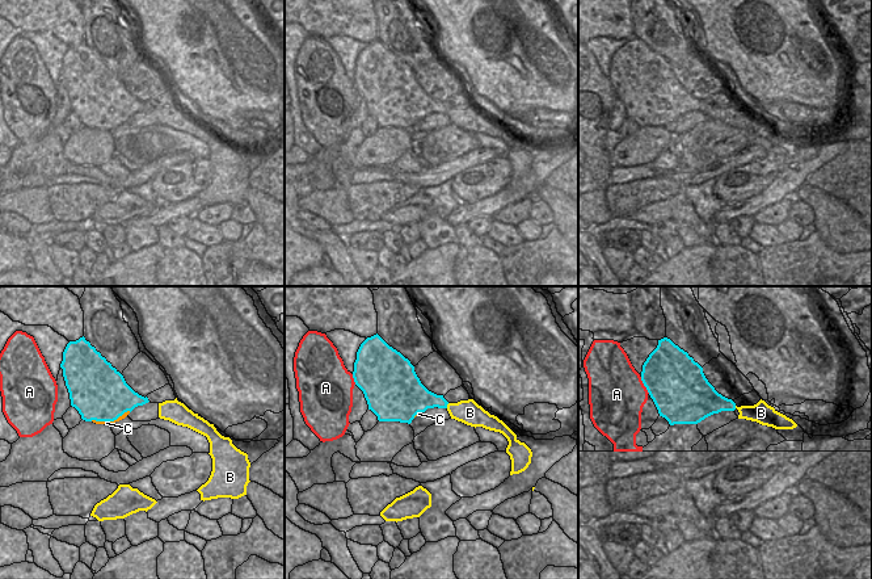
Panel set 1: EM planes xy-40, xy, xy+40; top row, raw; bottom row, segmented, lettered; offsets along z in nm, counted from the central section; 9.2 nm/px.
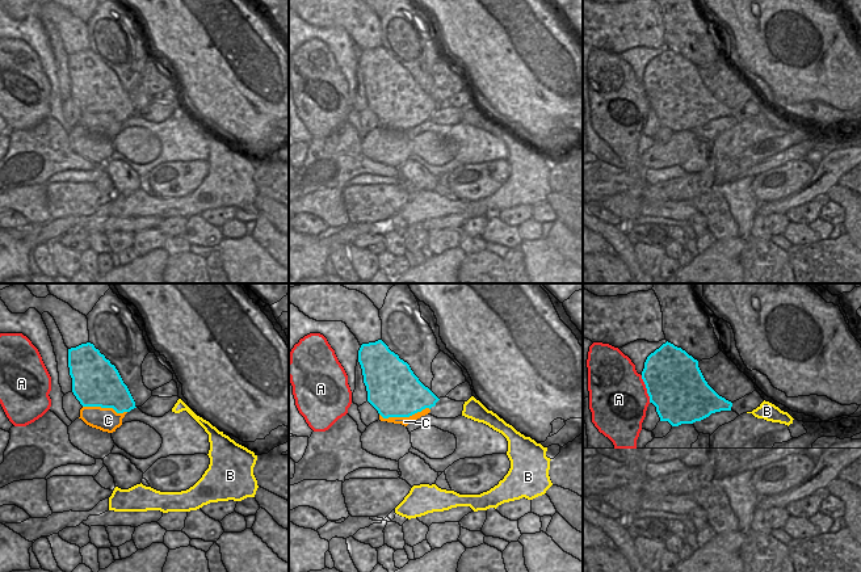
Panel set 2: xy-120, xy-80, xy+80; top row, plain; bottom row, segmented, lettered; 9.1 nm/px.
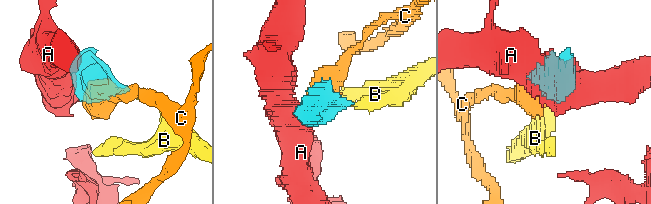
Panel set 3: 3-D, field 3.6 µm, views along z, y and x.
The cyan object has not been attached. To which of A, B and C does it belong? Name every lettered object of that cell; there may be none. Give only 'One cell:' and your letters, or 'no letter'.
One cell: B.

